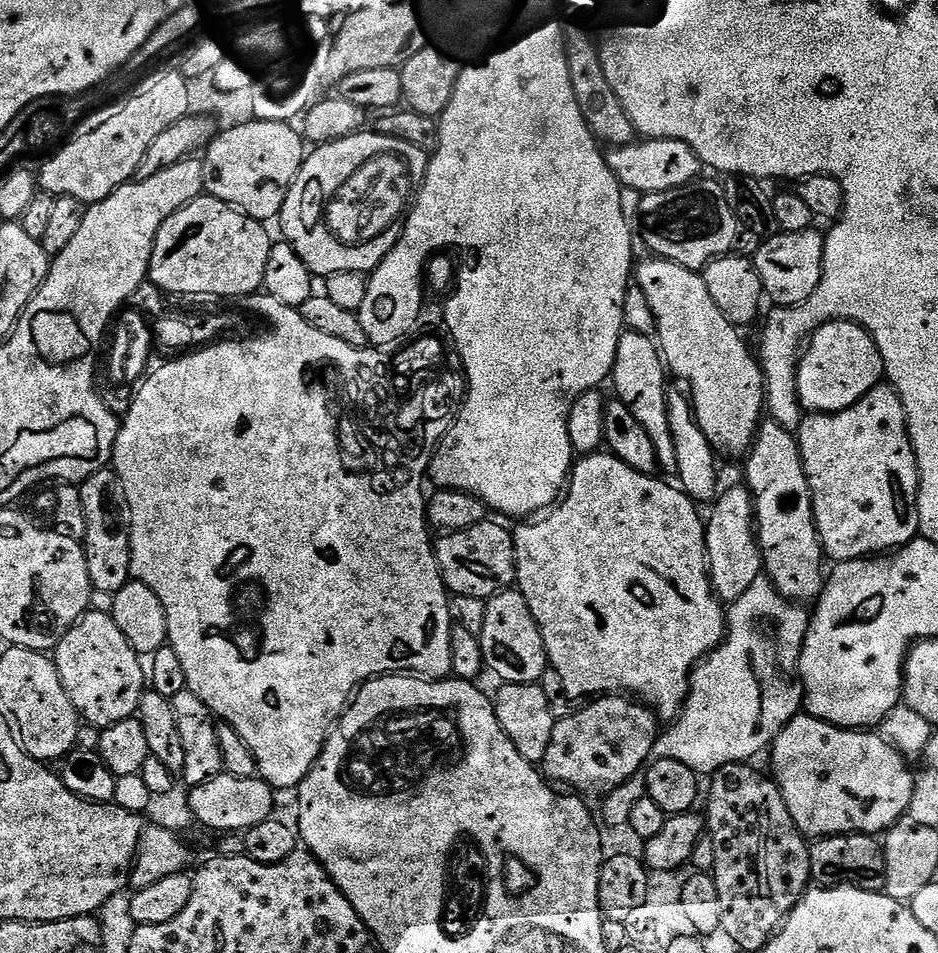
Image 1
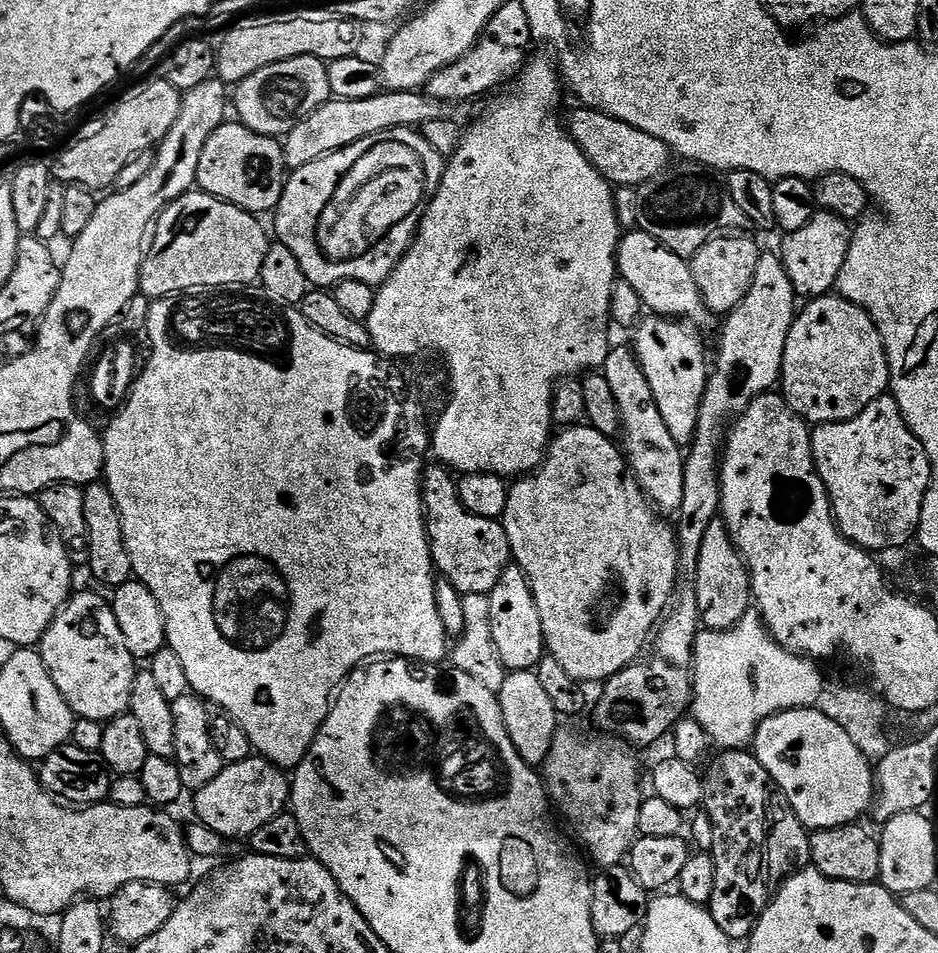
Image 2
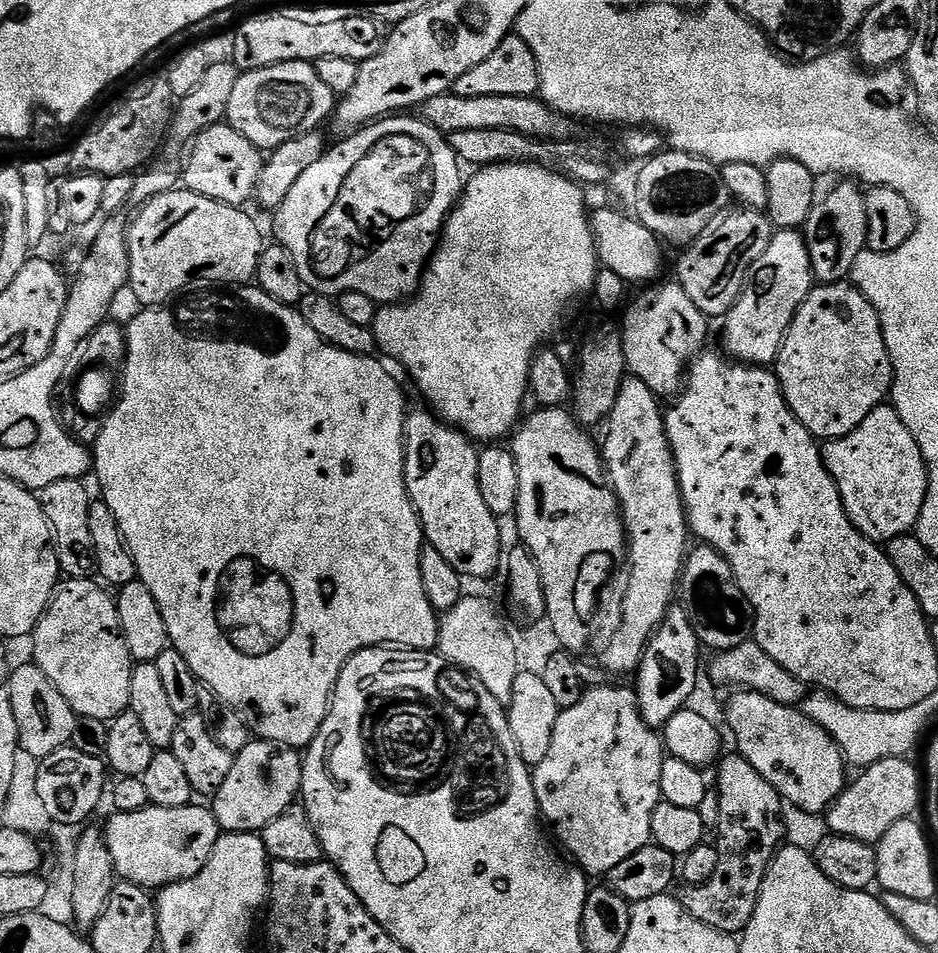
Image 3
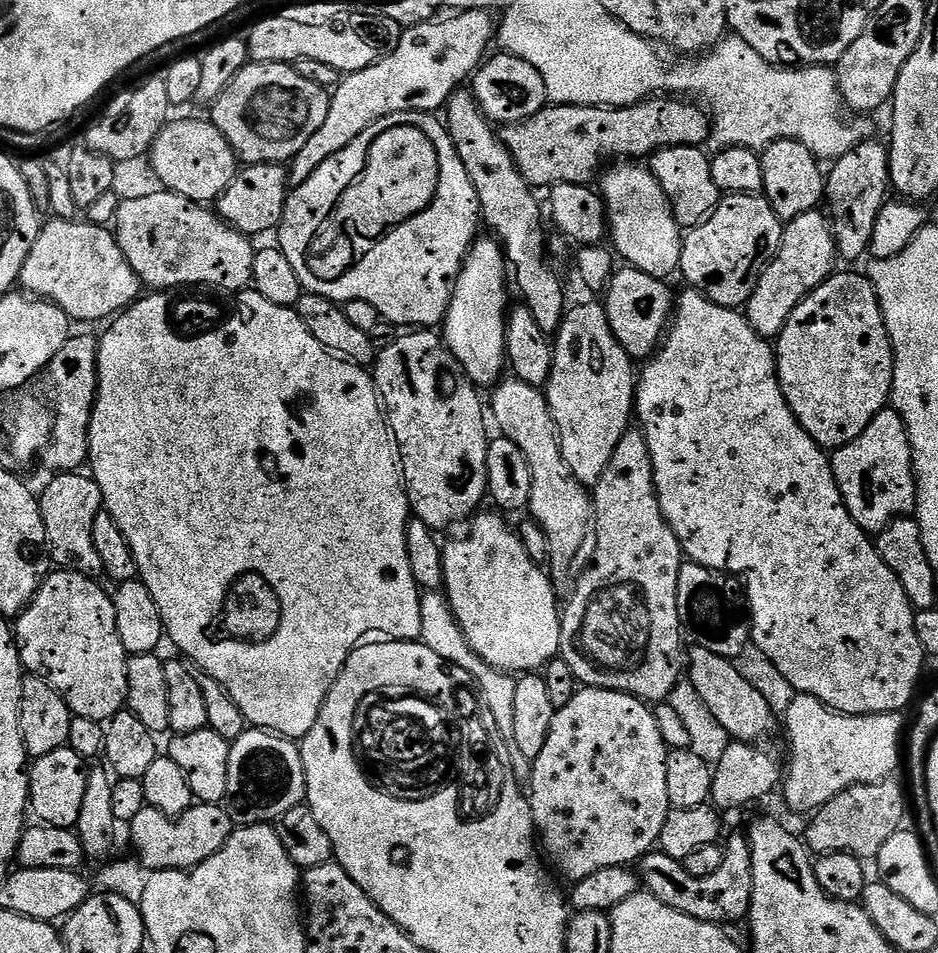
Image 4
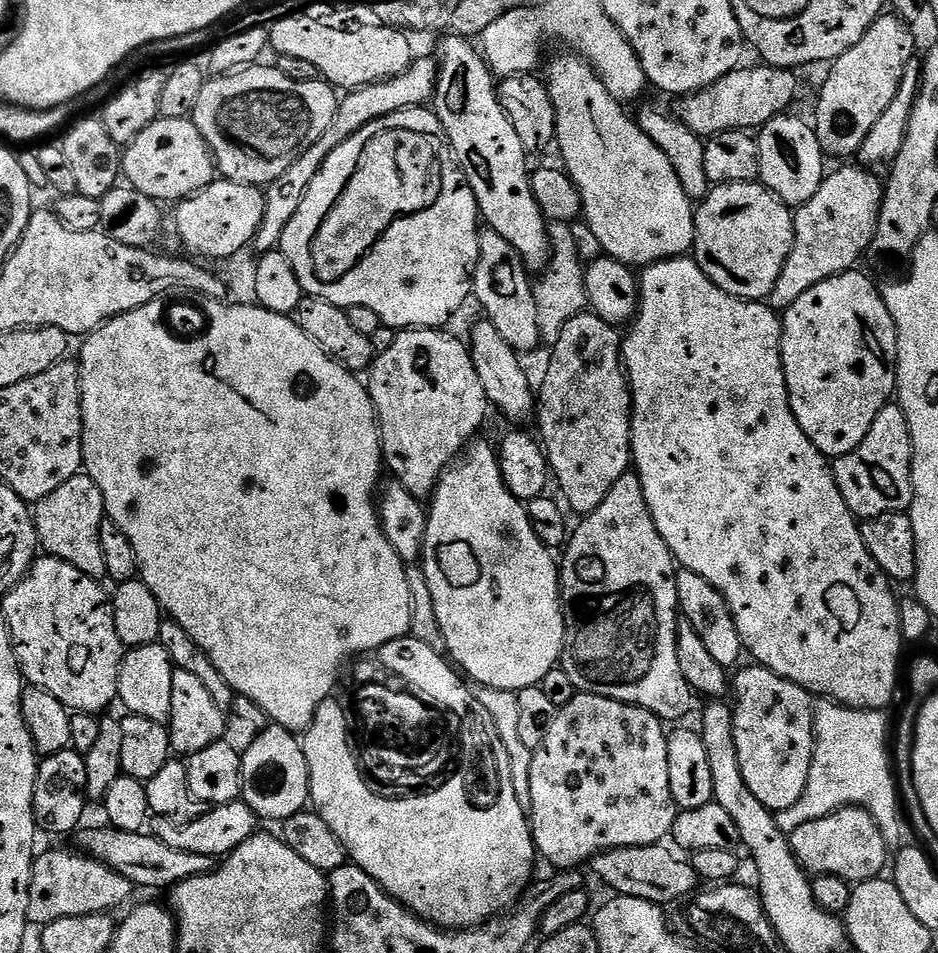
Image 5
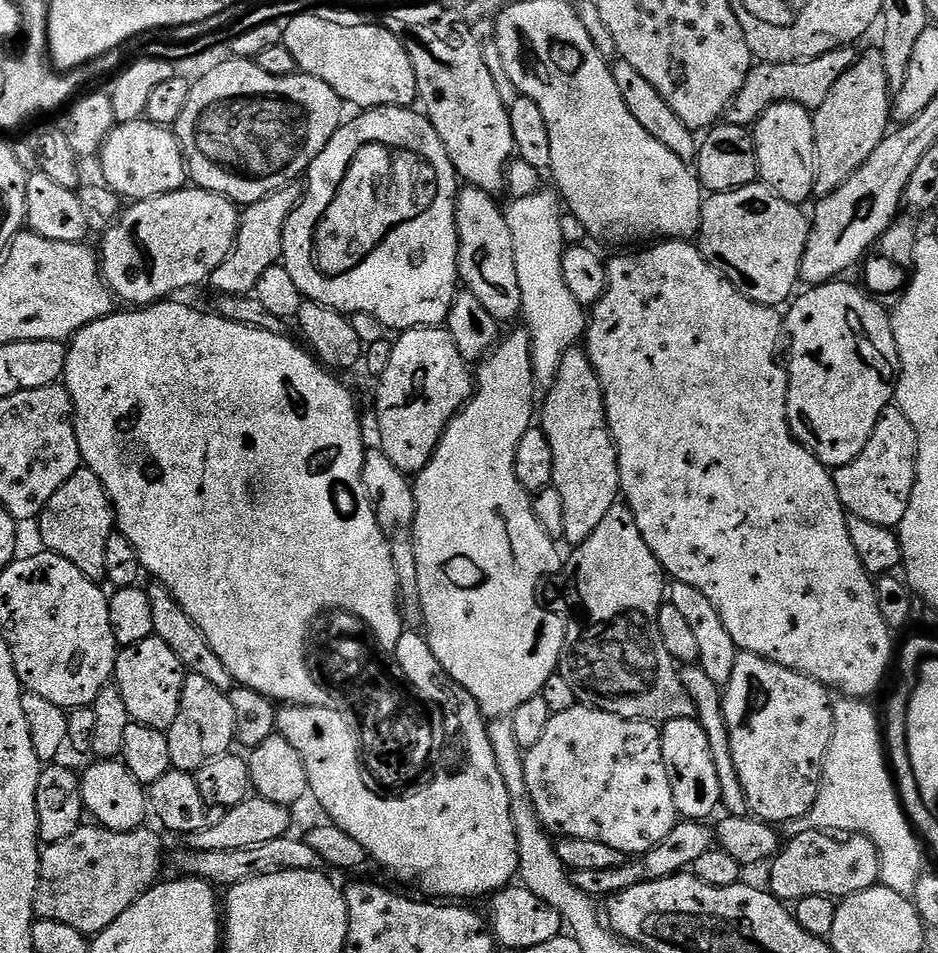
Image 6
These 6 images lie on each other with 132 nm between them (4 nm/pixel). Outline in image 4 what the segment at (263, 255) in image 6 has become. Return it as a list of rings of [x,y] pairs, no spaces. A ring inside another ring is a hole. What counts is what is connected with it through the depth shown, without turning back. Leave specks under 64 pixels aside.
[[[484,8],[456,12],[447,18],[437,18],[413,28],[403,29],[398,46],[392,53],[379,60],[377,64],[366,66],[366,70],[347,73],[336,85],[328,101],[326,122],[322,122],[319,130],[306,141],[306,146],[302,146],[302,150],[298,150],[298,154],[290,162],[289,185],[292,188],[302,186],[302,182],[306,182],[306,178],[310,178],[310,174],[314,174],[314,170],[318,170],[318,166],[322,166],[322,162],[326,162],[326,158],[330,158],[334,154],[338,154],[338,150],[350,146],[350,142],[354,142],[354,138],[358,138],[358,134],[362,134],[362,130],[366,130],[374,122],[378,122],[390,114],[399,112],[439,113],[439,108],[441,111],[447,105],[449,98],[463,85],[460,83],[464,79],[465,83],[484,63],[490,52],[488,47],[494,44],[497,32],[497,21],[494,16],[492,20],[491,14]]]

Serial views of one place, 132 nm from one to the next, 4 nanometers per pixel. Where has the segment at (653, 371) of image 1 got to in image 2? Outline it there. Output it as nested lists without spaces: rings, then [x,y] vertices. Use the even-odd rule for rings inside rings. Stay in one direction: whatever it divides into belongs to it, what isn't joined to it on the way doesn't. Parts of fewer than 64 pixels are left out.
[[[613,347],[606,358],[602,373],[606,382],[610,384],[611,393],[618,404],[622,437],[624,436],[622,451],[628,467],[639,482],[640,489],[657,509],[665,513],[675,513],[682,506],[686,452],[681,445],[674,442],[670,430],[666,430],[666,422],[662,413],[658,411],[658,402],[654,402],[650,382],[646,382],[646,374],[642,374],[642,366],[635,351],[631,347]]]

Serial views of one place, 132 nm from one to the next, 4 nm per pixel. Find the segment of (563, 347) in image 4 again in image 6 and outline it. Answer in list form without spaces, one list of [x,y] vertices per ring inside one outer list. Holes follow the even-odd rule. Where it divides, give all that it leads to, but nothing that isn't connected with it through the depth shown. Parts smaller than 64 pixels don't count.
[[[575,346],[563,356],[555,384],[545,396],[540,427],[549,438],[554,455],[552,483],[562,497],[564,540],[575,546],[590,538],[621,493],[620,467],[605,418],[604,392],[583,349]]]

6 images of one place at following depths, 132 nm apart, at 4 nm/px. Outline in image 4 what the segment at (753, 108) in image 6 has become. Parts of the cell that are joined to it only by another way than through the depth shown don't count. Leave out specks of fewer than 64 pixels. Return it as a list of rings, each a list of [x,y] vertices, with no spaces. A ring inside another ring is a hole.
[[[672,94],[650,96],[629,108],[587,108],[577,104],[549,103],[542,110],[538,110],[538,114],[522,122],[503,125],[498,132],[500,141],[514,158],[522,178],[536,190],[551,190],[559,184],[588,186],[593,183],[591,180],[596,175],[596,179],[601,175],[605,167],[604,160],[616,162],[627,158],[636,162],[641,158],[651,158],[654,153],[664,148],[698,148],[709,143],[711,134],[712,122],[709,113],[699,103],[688,98],[677,98]]]

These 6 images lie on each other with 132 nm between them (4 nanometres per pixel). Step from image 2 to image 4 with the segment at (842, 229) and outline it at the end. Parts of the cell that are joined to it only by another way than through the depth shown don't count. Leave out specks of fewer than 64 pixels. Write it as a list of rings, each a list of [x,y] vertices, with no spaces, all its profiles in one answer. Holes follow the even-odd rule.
[[[865,138],[861,144],[839,156],[826,172],[824,195],[826,204],[832,207],[830,219],[836,233],[836,251],[843,259],[845,256],[848,260],[856,260],[869,251],[880,211],[890,196],[888,178],[890,148],[887,143],[879,144],[872,139]]]

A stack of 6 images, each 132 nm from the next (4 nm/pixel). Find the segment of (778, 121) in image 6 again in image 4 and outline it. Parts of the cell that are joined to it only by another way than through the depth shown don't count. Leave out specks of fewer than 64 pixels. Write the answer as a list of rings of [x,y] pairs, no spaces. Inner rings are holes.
[[[779,140],[769,144],[762,152],[763,195],[770,206],[787,222],[798,218],[798,214],[817,211],[825,199],[824,185],[826,172],[821,161],[802,142],[797,140]]]

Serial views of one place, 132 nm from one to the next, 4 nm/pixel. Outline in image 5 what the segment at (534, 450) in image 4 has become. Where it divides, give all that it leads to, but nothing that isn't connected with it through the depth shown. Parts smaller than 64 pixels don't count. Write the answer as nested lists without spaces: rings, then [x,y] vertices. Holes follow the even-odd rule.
[[[486,318],[472,328],[472,340],[470,339],[470,351],[474,370],[478,370],[478,378],[482,378],[482,390],[486,390],[486,398],[493,409],[500,408],[500,412],[508,420],[524,420],[528,415],[533,415],[537,407],[537,397],[534,395],[534,384],[528,381],[524,368],[520,365],[521,357],[494,330],[492,323]]]

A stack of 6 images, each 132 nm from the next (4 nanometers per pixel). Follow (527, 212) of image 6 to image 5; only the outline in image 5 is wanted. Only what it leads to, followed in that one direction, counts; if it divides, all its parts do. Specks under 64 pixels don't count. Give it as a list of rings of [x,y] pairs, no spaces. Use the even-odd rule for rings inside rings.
[[[549,223],[548,237],[552,243],[552,256],[548,260],[547,268],[539,273],[532,293],[534,302],[538,306],[540,339],[544,342],[555,342],[562,334],[563,327],[576,315],[585,311],[589,307],[589,302],[584,285],[585,265],[578,254],[578,246],[574,246],[572,224]]]

